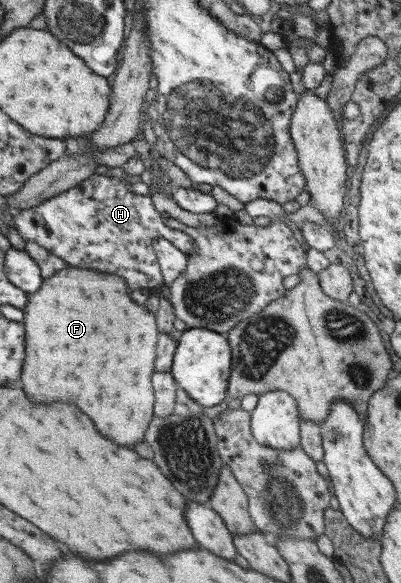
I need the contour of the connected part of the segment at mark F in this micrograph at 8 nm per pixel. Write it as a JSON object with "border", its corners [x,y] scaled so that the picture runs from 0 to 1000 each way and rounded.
{"border":[[[172,456],[112,479],[97,499],[72,504],[60,540],[72,611],[62,617],[57,659],[72,679],[92,690],[197,690],[192,696],[222,707],[242,720],[242,734],[277,755],[312,765],[352,758],[387,708],[392,683],[377,645],[387,638],[397,563],[372,528],[327,515],[317,480],[292,470]]]}

